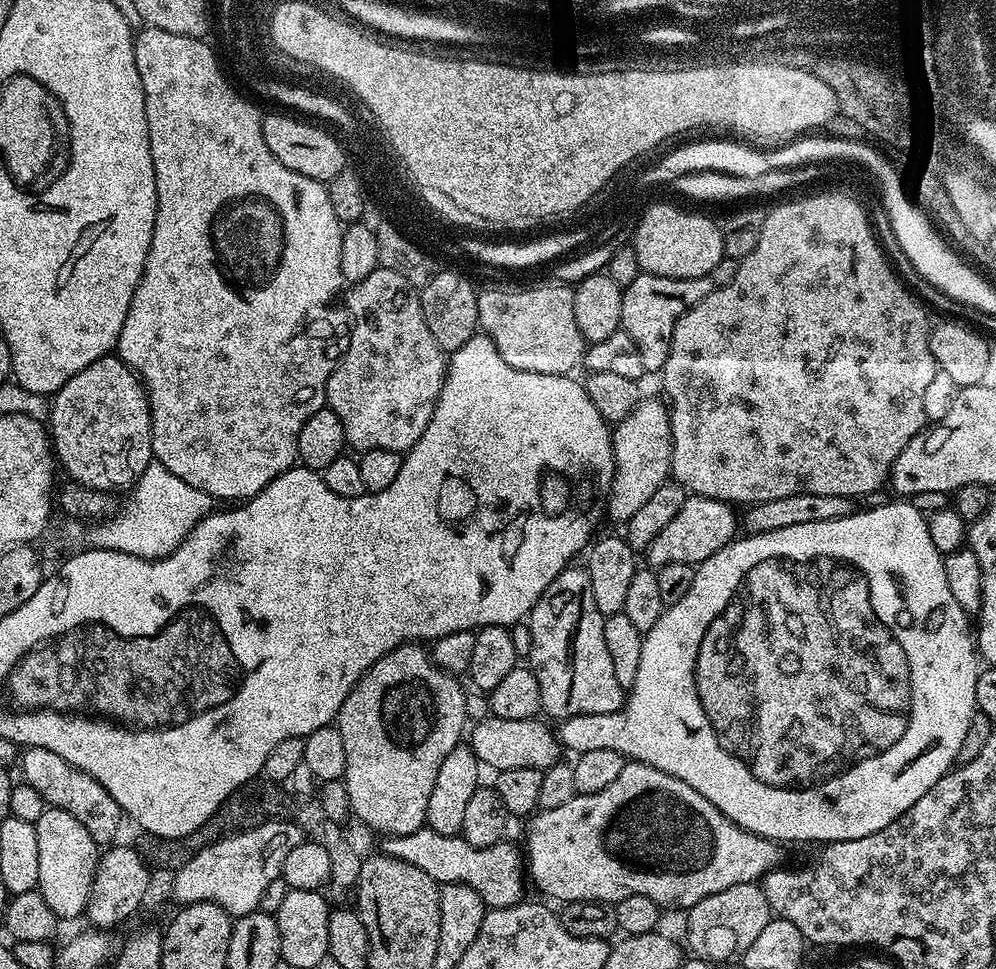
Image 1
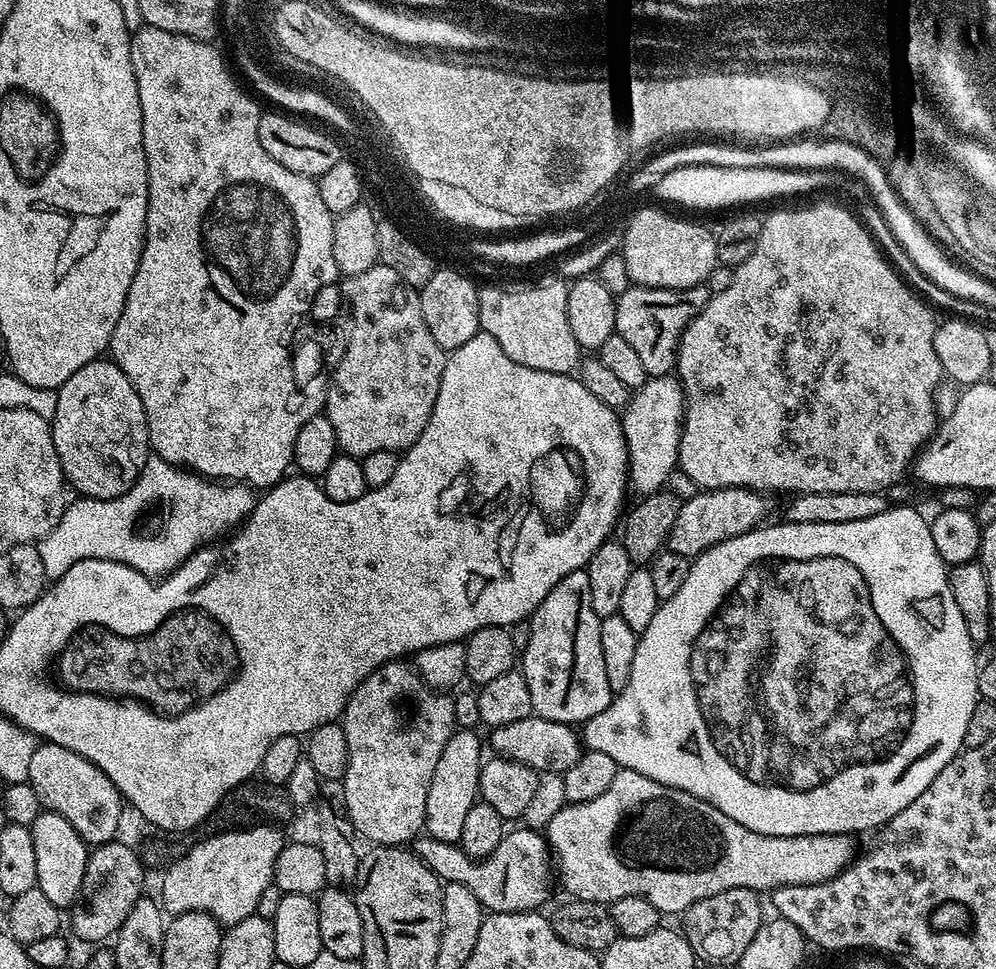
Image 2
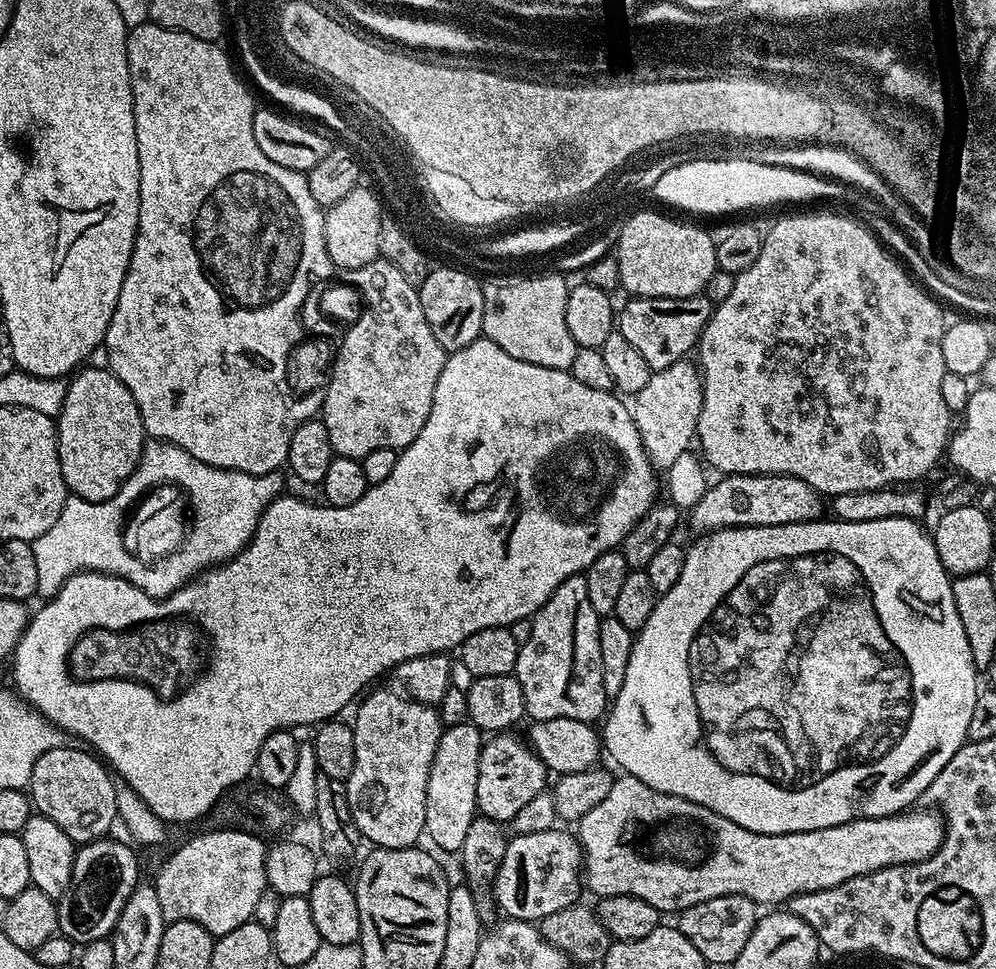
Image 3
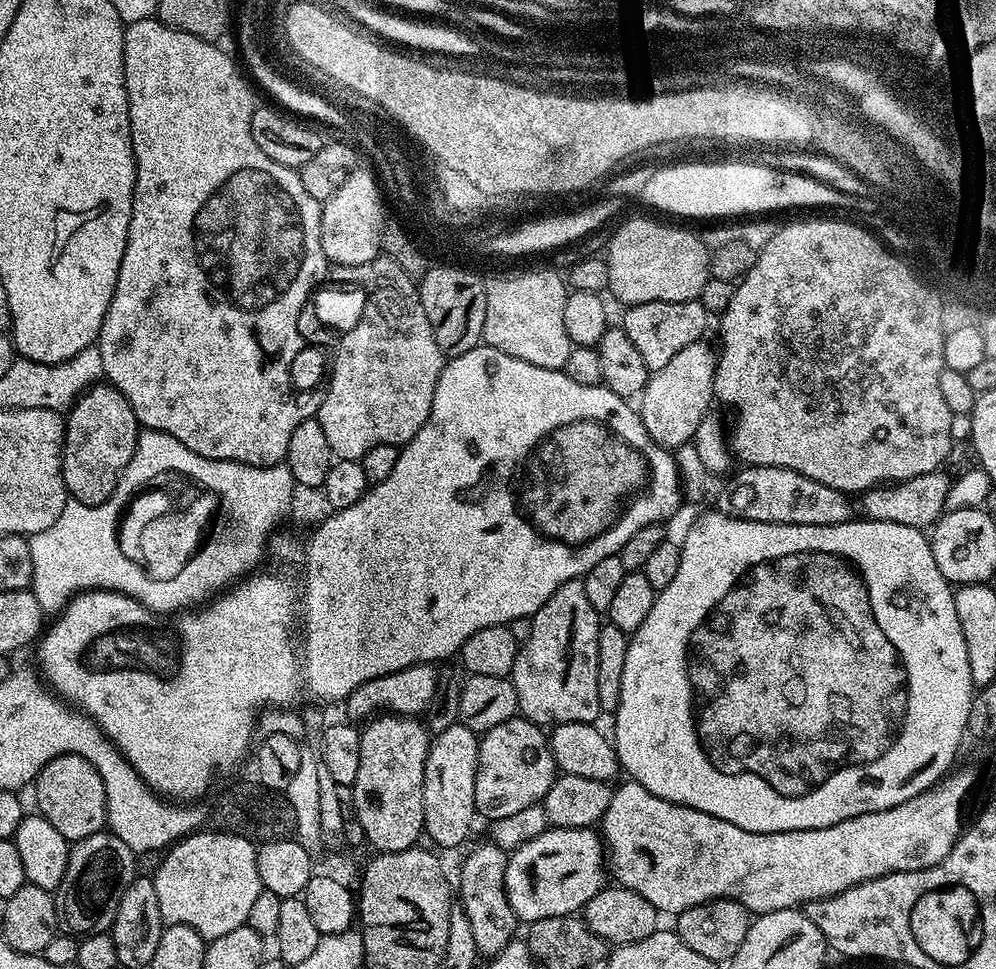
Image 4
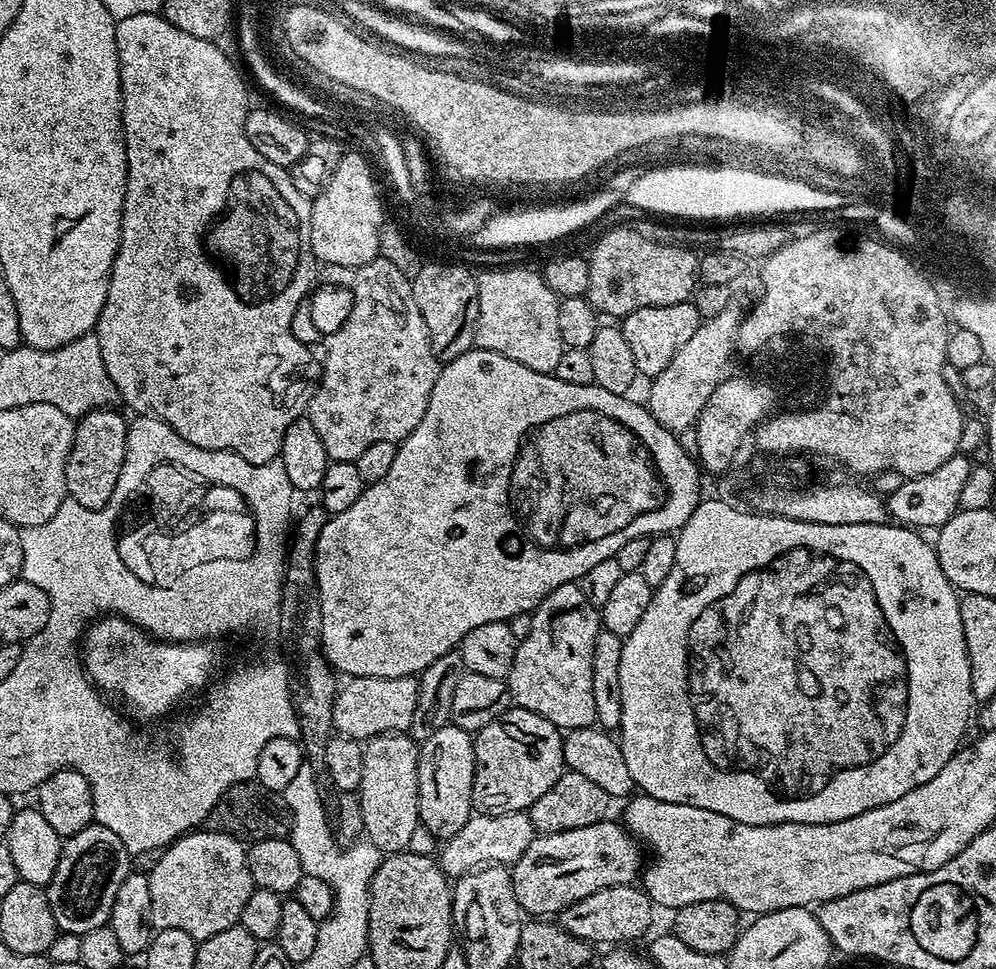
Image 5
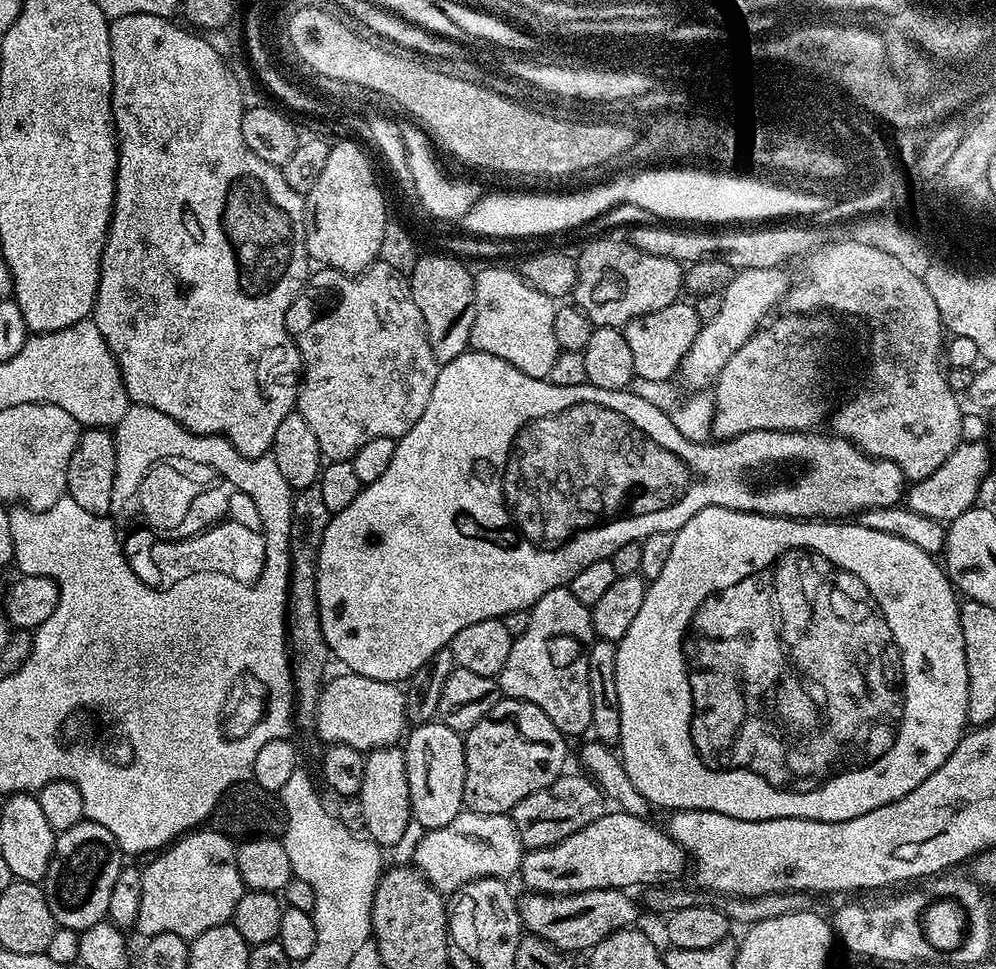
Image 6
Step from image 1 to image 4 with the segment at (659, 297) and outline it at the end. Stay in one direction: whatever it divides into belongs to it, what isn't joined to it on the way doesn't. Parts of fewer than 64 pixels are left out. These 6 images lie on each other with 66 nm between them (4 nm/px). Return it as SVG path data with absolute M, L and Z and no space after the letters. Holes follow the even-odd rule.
M699 300L690 302L642 302L631 305L622 321L626 338L634 342L642 362L646 362L649 373L662 370L686 346L697 343L708 328L710 315Z

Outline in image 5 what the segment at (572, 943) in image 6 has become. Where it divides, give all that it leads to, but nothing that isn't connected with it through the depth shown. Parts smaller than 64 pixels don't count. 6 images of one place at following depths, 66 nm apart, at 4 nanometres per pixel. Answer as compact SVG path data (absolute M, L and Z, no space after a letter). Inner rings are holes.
M635 883L619 884L609 888L600 888L598 894L590 894L590 898L582 898L578 902L574 902L559 913L558 923L561 928L578 938L582 938L590 945L620 946L625 942L632 942L628 940L636 940L639 936L646 935L645 937L647 937L649 935L648 927L652 924L652 911L654 911L652 899L648 897L648 893L644 891L643 887L637 886Z

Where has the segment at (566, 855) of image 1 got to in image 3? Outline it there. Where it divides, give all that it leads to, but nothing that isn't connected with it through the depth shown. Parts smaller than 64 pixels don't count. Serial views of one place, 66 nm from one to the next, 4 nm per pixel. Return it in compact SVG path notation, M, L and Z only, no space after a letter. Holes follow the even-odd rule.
M620 774L615 777L610 786L610 794L590 810L590 814L583 816L578 822L578 839L582 853L582 880L596 898L606 896L633 896L642 898L642 902L650 902L661 914L679 914L690 906L698 906L698 902L706 902L710 898L722 898L730 894L738 894L750 898L758 906L780 906L798 894L817 892L818 890L830 890L842 882L846 882L855 876L877 872L882 868L889 868L898 864L913 864L933 856L944 841L944 818L936 810L924 810L928 812L916 812L917 810L905 810L894 816L883 816L882 818L866 818L865 820L852 820L849 824L842 826L826 826L822 830L806 830L805 832L791 832L790 834L762 834L754 830L746 830L738 826L738 822L730 822L730 818L722 818L722 814L714 814L714 810L706 810L706 806L698 806L686 798L678 798L674 794L662 794L646 782L638 782L638 778L627 774Z

